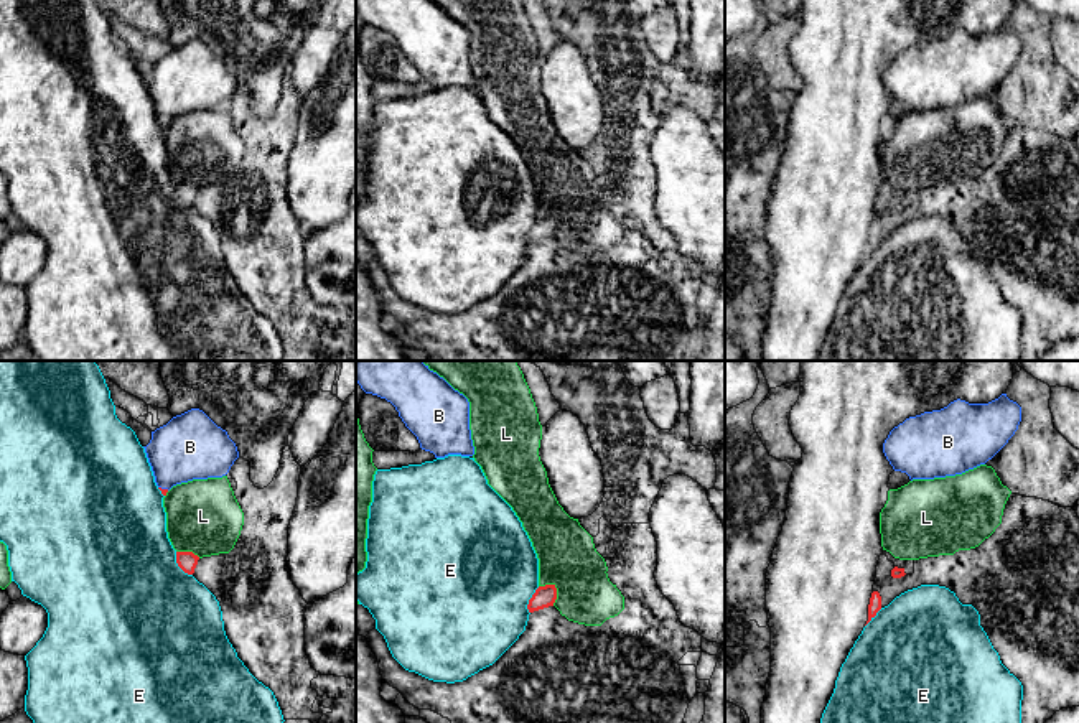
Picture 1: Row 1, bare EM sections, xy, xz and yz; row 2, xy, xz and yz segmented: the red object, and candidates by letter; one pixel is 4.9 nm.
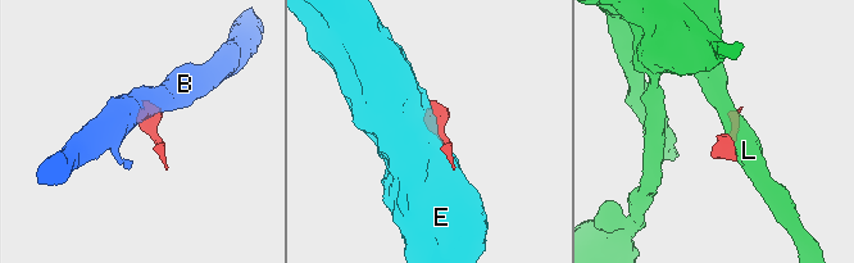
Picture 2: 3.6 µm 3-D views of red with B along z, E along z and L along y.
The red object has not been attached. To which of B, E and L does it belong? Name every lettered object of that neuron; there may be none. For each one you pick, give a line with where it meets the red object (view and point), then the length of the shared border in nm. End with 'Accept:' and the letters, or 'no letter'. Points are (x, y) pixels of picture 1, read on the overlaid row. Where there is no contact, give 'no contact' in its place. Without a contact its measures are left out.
L: meets red in xz at (555, 588); contact 130 nm long
Accept: L

